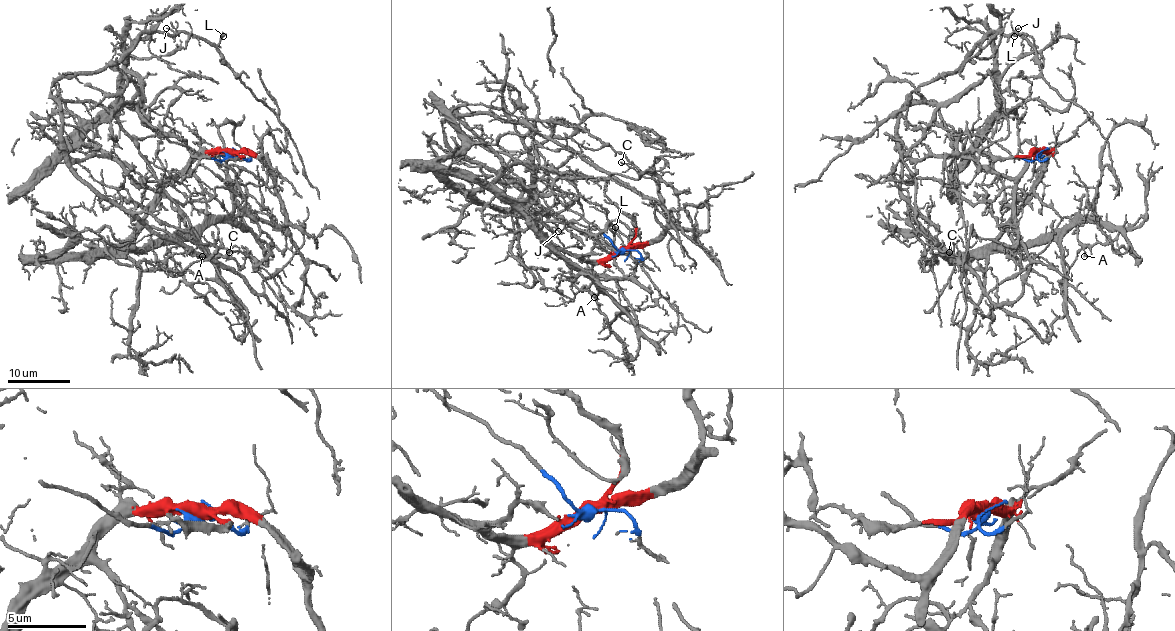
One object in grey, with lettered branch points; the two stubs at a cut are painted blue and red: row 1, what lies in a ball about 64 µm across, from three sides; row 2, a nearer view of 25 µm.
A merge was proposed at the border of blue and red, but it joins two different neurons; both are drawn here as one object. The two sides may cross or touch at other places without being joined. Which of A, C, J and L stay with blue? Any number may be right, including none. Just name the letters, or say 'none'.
C, J, L

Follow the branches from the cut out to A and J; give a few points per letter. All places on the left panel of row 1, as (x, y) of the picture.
A: (230, 152), (197, 154), (161, 190), (161, 199), (135, 240), (136, 247), (161, 245), (180, 218), (202, 256)
J: (230, 152), (133, 138), (98, 105), (53, 97), (62, 77), (166, 28)

